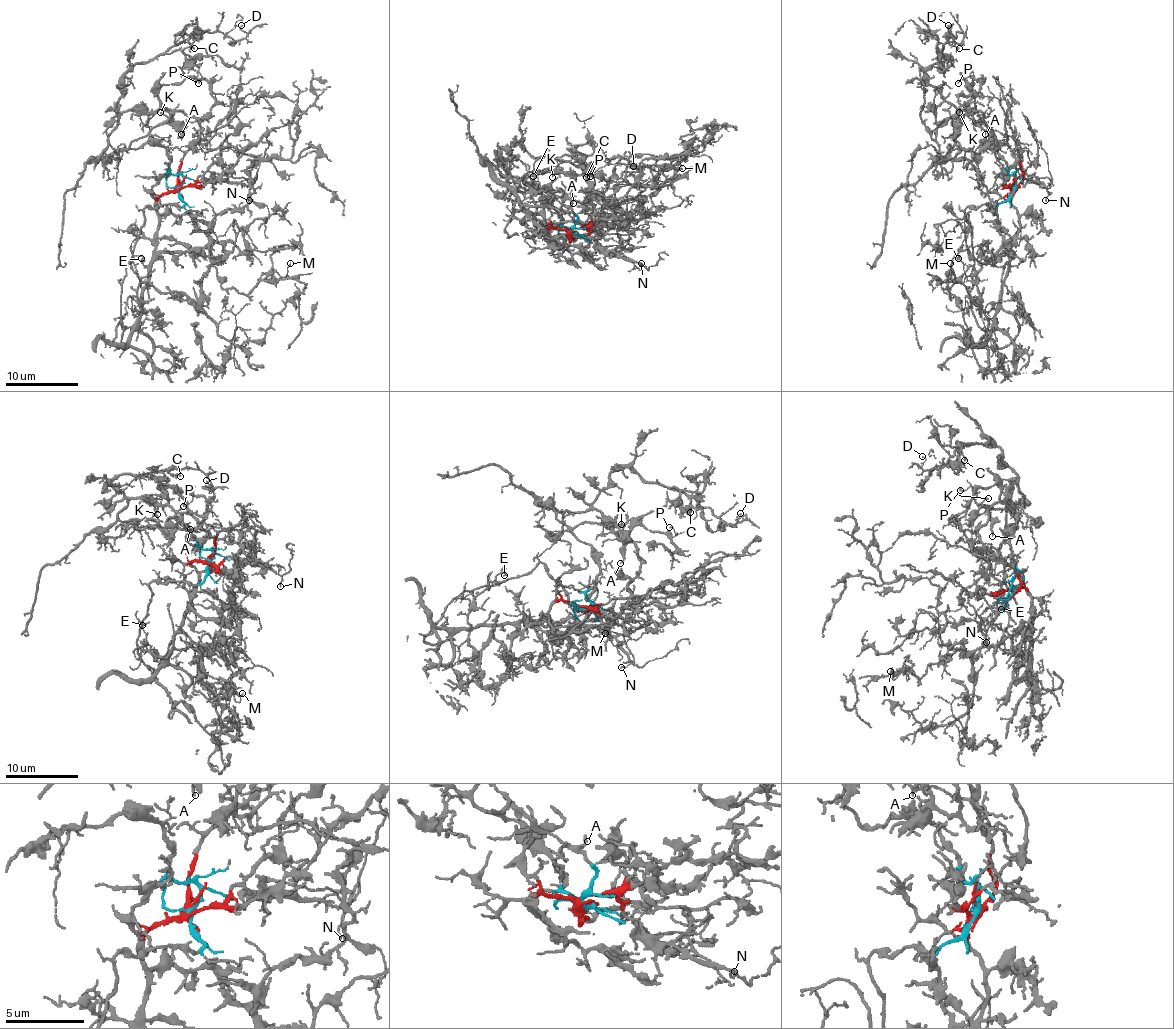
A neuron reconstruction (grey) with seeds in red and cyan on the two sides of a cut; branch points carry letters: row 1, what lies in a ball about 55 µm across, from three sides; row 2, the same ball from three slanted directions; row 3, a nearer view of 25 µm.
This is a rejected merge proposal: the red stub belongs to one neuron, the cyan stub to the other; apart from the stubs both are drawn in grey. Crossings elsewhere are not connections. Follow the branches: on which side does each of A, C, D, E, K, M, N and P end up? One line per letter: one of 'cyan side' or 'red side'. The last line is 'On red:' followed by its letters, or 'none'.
A: cyan side
C: cyan side
D: cyan side
E: red side
K: cyan side
M: red side
N: red side
P: cyan side
On red: E, M, N

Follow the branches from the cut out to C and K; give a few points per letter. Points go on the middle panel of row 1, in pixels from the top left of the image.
C: (572, 233), (539, 193), (501, 174), (510, 176), (510, 149), (519, 143), (535, 158), (579, 165), (586, 176)
K: (572, 233), (539, 193), (524, 189), (521, 182), (528, 172), (559, 171), (552, 176)

